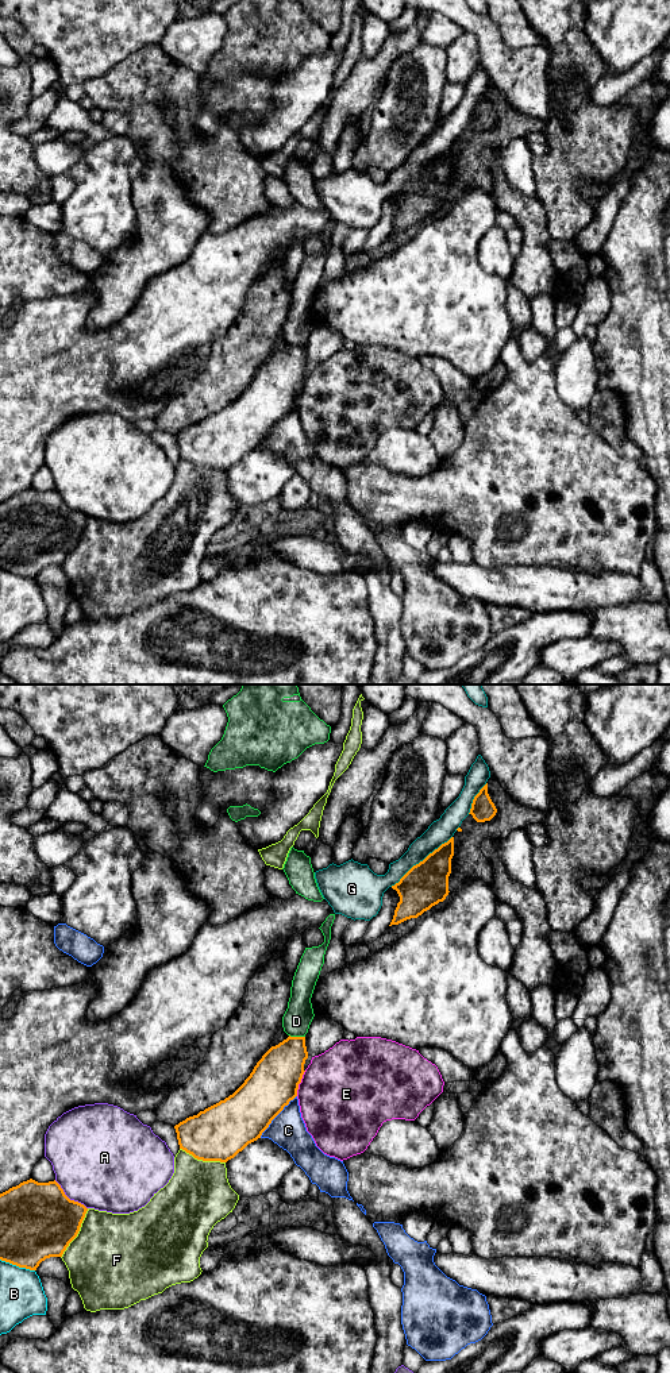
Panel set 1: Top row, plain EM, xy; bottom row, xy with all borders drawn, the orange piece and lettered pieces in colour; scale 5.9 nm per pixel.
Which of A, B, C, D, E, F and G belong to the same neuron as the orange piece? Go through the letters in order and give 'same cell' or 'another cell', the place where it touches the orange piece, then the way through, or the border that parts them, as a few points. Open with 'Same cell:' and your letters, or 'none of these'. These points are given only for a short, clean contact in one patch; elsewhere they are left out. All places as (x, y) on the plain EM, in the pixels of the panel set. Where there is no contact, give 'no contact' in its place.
Same cell: none of these
A: another cell; contact xy (68, 506)
B: another cell; contact xy (18, 574)
C: another cell; contact xy (276, 424)
D: another cell; contact xy (297, 346); border xy (289, 343), (304, 346)
E: another cell; contact xy (300, 390)
F: another cell; contact xy (77, 542)
G: another cell; contact xy (420, 170)

